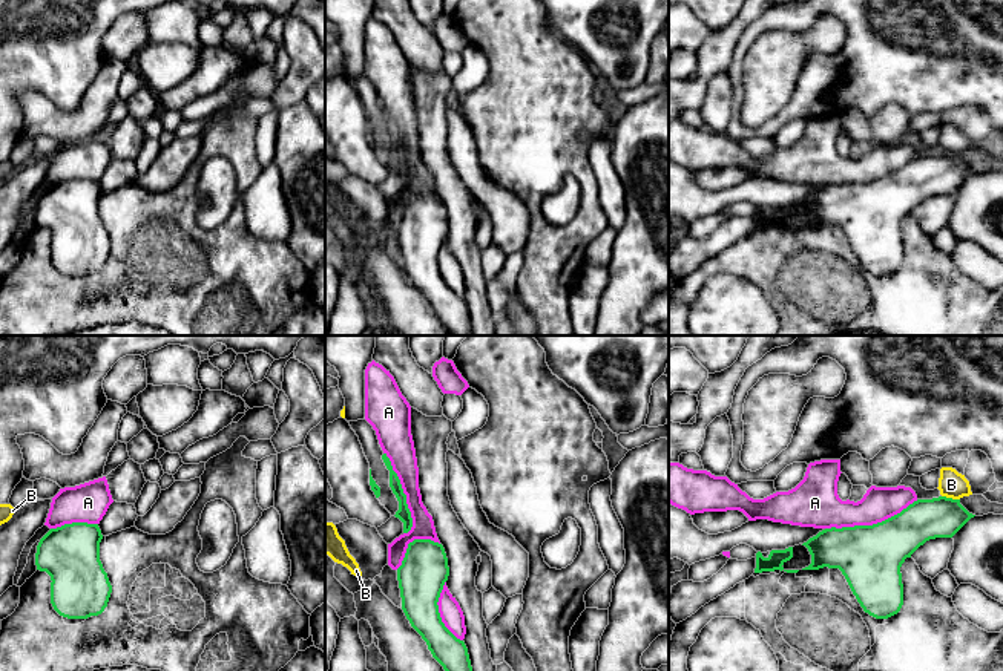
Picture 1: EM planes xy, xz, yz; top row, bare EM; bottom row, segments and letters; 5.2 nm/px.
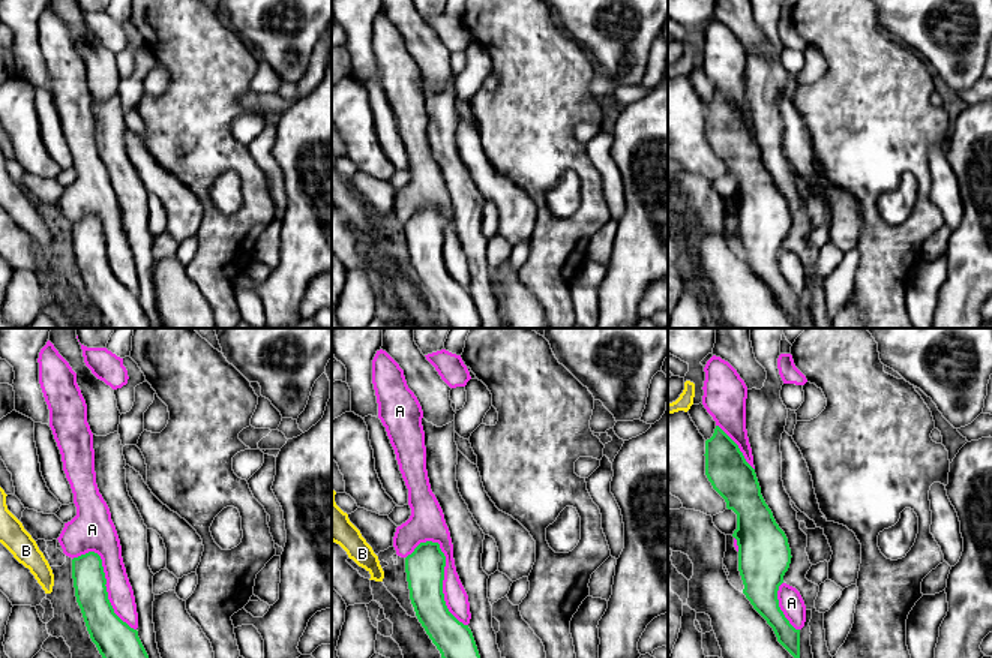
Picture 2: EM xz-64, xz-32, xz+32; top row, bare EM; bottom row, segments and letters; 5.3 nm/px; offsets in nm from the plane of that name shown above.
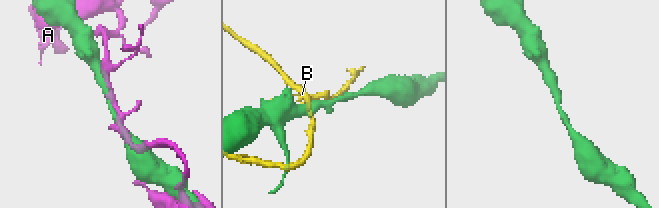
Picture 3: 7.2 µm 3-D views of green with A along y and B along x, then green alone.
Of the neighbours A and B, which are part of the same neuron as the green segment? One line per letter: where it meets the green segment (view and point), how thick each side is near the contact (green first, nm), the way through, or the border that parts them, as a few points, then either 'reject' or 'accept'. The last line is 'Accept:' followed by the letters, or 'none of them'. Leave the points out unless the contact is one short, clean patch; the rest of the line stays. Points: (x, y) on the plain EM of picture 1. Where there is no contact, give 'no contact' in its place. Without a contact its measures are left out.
A: contact yz (873, 181); calibres 340 and 180 nm; reject
B: contact yz (951, 155); calibres 220 and 140 nm; reject
Accept: none of them

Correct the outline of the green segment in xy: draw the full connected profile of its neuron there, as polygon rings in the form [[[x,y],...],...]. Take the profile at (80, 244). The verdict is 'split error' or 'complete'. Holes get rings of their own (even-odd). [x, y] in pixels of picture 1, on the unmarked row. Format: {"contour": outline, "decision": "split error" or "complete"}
{"contour": [[[72,179],[51,185],[38,199],[37,227],[51,233],[51,260],[67,276],[98,273],[112,242],[100,218],[98,181]]], "decision": "complete"}

